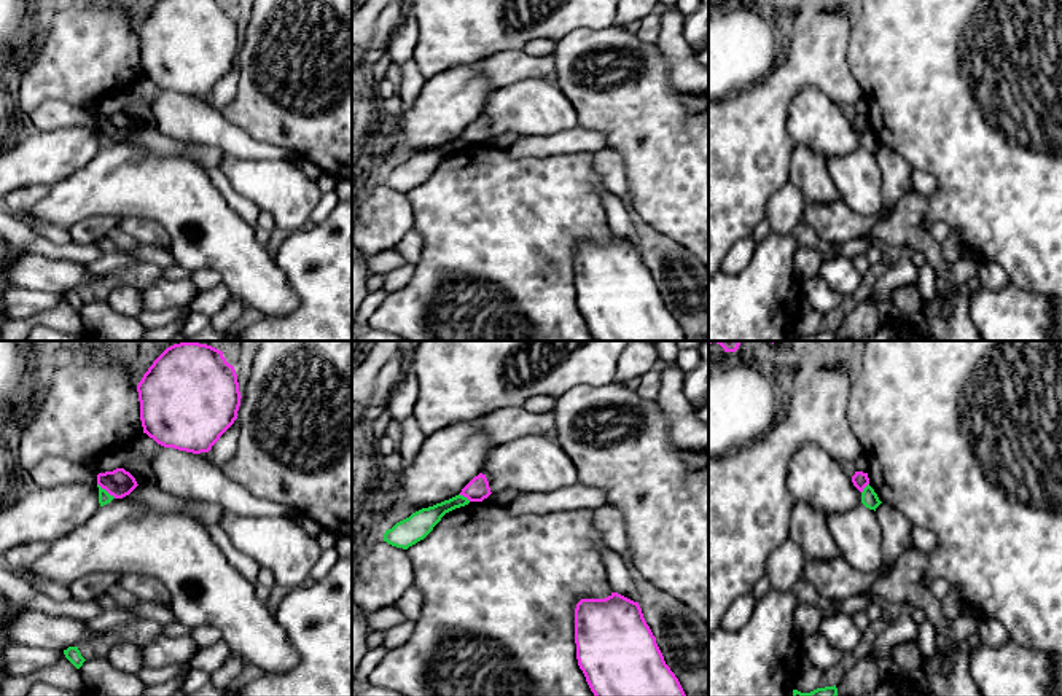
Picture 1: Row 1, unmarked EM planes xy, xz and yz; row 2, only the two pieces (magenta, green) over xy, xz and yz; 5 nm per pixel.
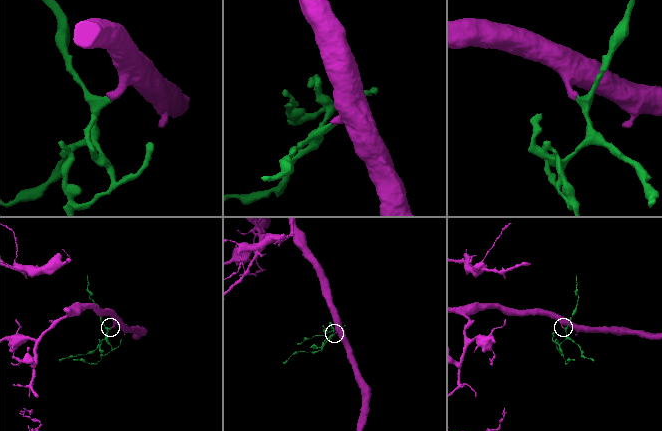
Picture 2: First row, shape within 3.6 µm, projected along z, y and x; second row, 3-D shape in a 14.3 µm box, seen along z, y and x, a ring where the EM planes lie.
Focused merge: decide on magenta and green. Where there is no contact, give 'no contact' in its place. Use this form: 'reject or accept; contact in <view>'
reject; contact in xy

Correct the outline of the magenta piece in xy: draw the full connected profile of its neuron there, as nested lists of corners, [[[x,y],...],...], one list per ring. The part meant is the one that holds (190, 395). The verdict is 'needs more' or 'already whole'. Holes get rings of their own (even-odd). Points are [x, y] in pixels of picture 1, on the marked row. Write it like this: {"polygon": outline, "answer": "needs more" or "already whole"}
{"polygon": [[[194,341],[167,347],[137,385],[143,433],[164,448],[209,452],[234,424],[240,406],[237,374],[223,352]]], "answer": "already whole"}

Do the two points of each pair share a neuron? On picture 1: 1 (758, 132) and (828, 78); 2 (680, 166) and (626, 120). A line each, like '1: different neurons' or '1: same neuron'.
1: same neuron
2: same neuron

